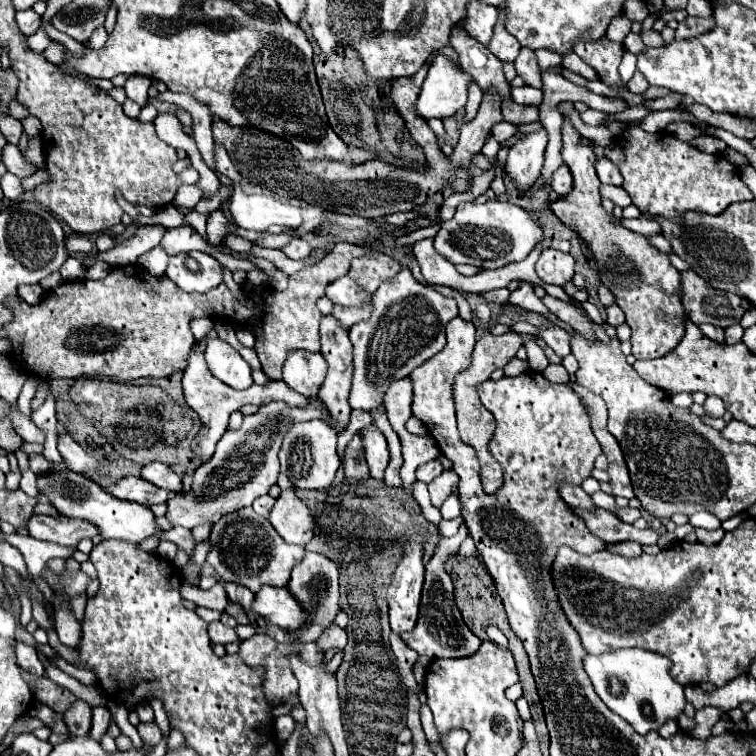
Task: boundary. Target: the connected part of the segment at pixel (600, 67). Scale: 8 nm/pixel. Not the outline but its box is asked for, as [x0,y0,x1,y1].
[573,37,624,85]

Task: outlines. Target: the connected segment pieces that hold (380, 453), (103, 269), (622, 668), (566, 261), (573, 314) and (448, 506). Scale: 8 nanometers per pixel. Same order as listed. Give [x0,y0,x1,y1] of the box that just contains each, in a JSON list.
[[358,425,390,479],[86,261,110,279],[584,649,684,733],[536,249,574,287],[544,295,594,337],[440,497,460,519]]

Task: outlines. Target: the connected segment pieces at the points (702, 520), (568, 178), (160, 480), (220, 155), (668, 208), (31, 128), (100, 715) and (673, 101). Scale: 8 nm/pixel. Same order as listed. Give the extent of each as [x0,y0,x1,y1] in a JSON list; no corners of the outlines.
[[688,511,720,529],[552,165,574,195],[142,463,182,491],[214,143,246,183],[620,127,754,215],[21,115,42,137],[90,707,110,739],[643,92,682,111]]

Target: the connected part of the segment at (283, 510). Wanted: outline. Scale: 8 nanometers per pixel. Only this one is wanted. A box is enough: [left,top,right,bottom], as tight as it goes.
[268,475,312,545]

